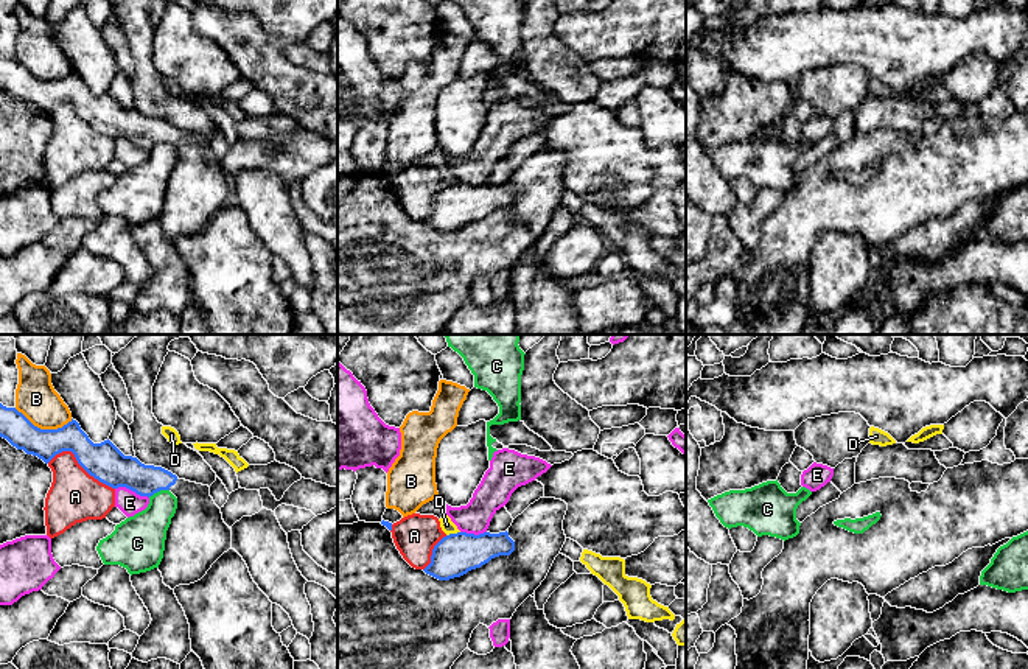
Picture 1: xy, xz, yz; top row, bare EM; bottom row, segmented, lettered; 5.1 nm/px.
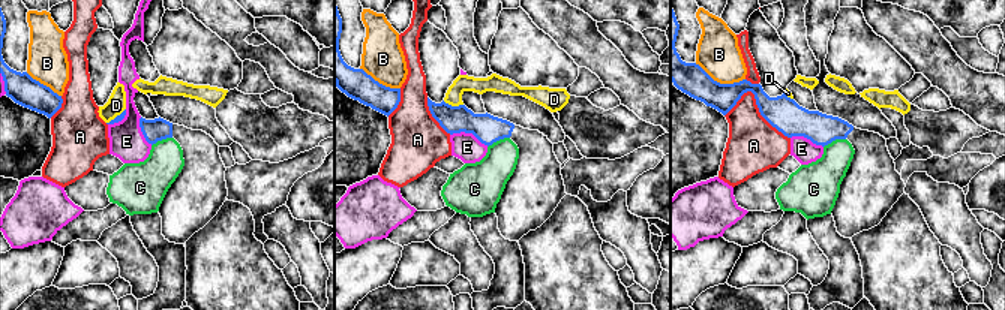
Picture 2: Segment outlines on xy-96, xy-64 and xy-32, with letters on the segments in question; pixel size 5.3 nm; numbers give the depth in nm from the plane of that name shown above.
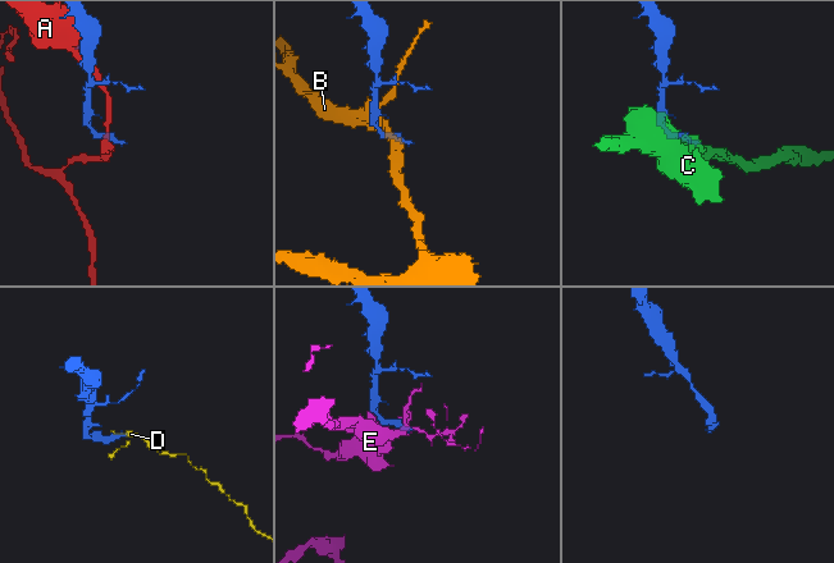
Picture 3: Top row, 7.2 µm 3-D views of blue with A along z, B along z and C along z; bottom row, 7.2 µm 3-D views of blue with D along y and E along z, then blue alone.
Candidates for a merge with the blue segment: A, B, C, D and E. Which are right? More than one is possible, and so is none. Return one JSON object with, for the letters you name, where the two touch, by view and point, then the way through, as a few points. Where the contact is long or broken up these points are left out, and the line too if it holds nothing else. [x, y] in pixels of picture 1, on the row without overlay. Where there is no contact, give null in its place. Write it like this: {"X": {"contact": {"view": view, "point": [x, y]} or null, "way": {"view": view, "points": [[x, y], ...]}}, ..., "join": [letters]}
{"join": []}

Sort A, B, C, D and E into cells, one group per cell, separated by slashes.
A / B / C / D / E

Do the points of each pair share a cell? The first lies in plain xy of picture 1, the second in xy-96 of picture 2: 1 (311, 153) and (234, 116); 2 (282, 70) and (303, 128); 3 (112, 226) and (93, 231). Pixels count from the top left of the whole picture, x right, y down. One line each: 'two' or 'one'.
1: two
2: two
3: two

